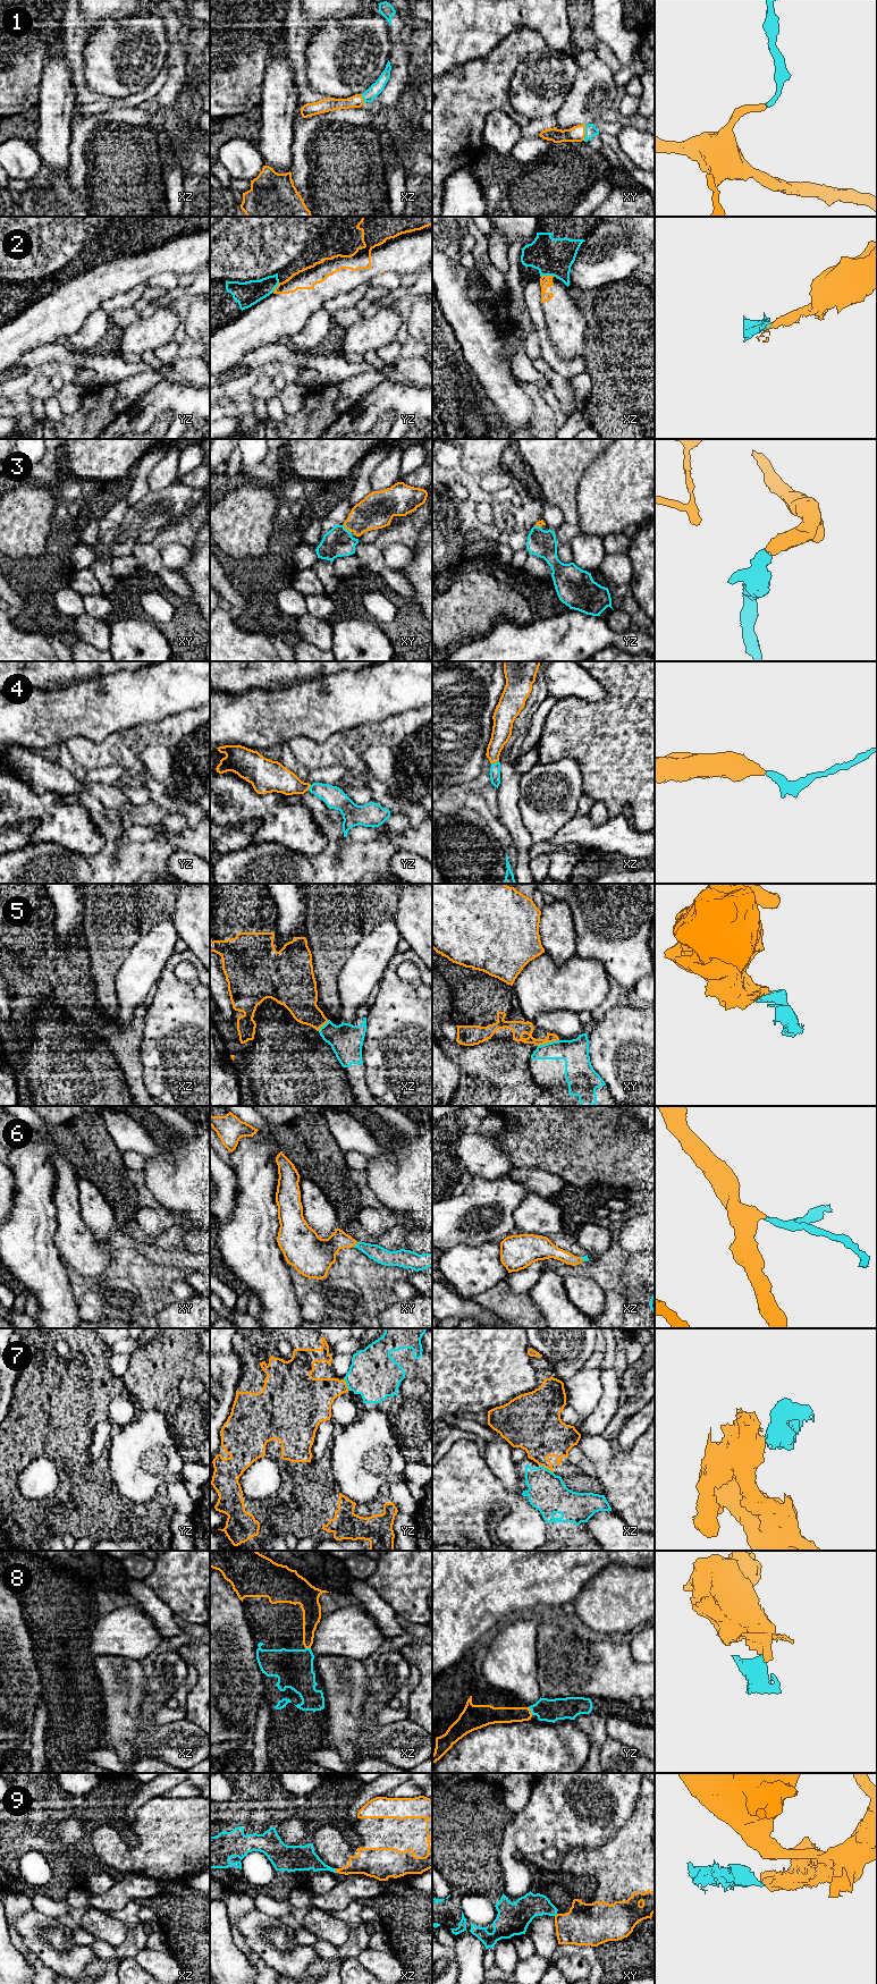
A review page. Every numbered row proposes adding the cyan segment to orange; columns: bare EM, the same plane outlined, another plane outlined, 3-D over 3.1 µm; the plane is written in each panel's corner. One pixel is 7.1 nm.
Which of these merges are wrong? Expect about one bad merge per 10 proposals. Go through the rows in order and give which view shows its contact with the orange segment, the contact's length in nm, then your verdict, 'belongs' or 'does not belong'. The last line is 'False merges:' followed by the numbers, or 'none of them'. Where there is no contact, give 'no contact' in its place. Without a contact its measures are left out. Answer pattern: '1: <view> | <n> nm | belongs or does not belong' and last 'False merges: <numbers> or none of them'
1: xy | 110 nm | belongs
2: xz | 100 nm | belongs
3: xy | 80 nm | belongs
4: xz | 60 nm | belongs
5: xy | 160 nm | does not belong
6: xy | 50 nm | belongs
7: xz | 120 nm | does not belong
8: yz | 70 nm | belongs
9: xz | 40 nm | does not belong
False merges: 5, 7, 9

